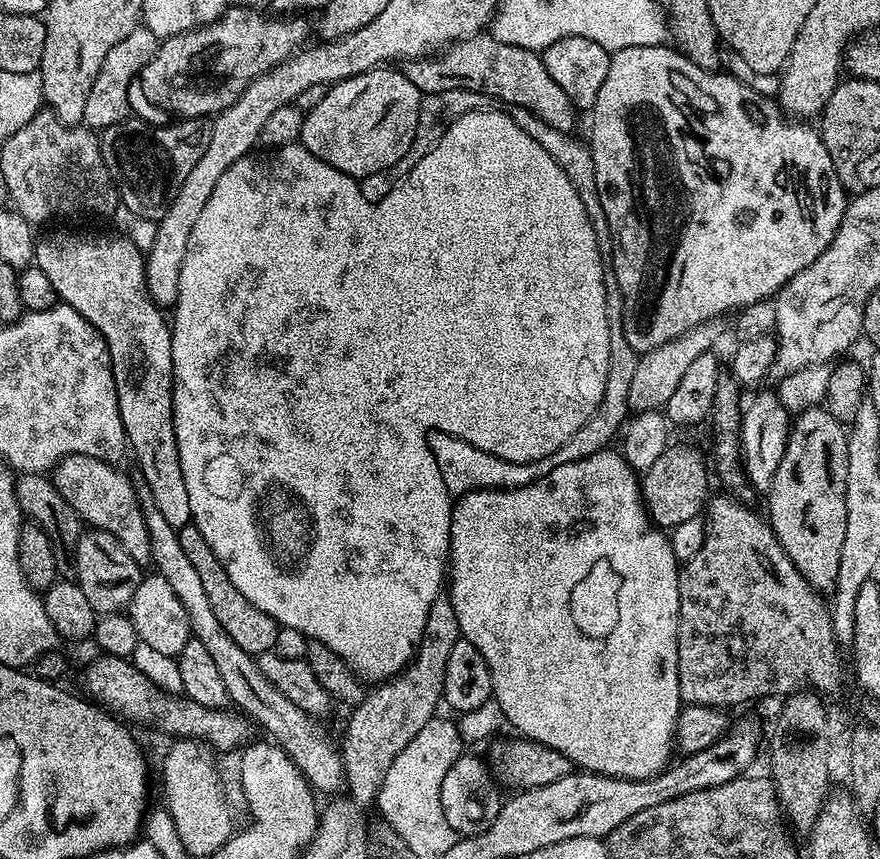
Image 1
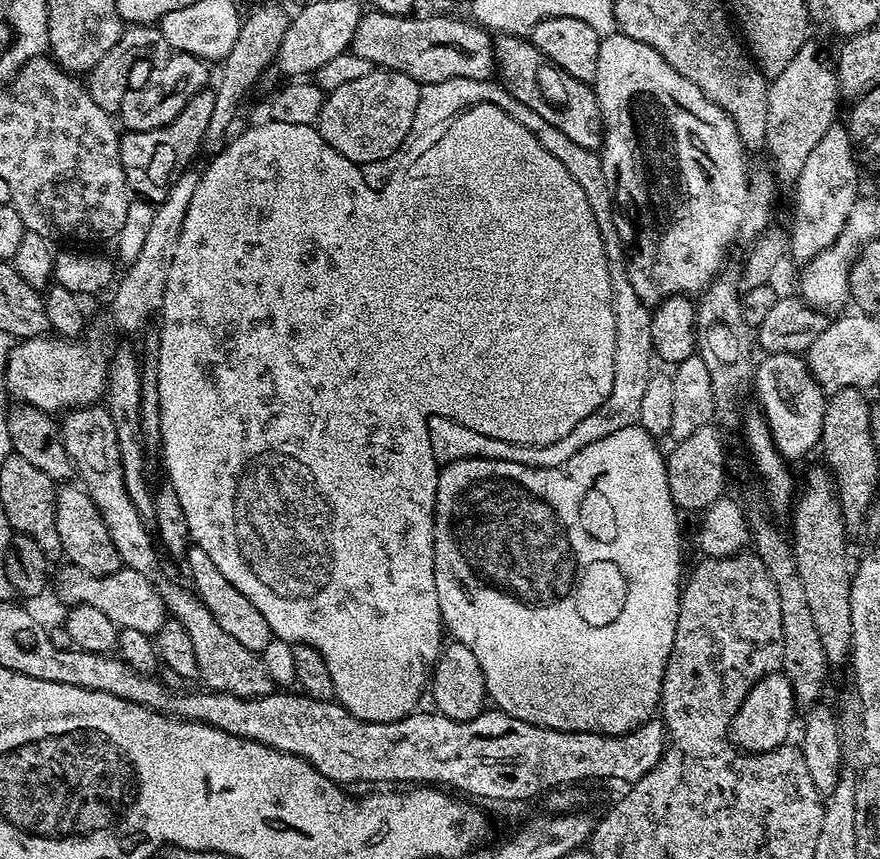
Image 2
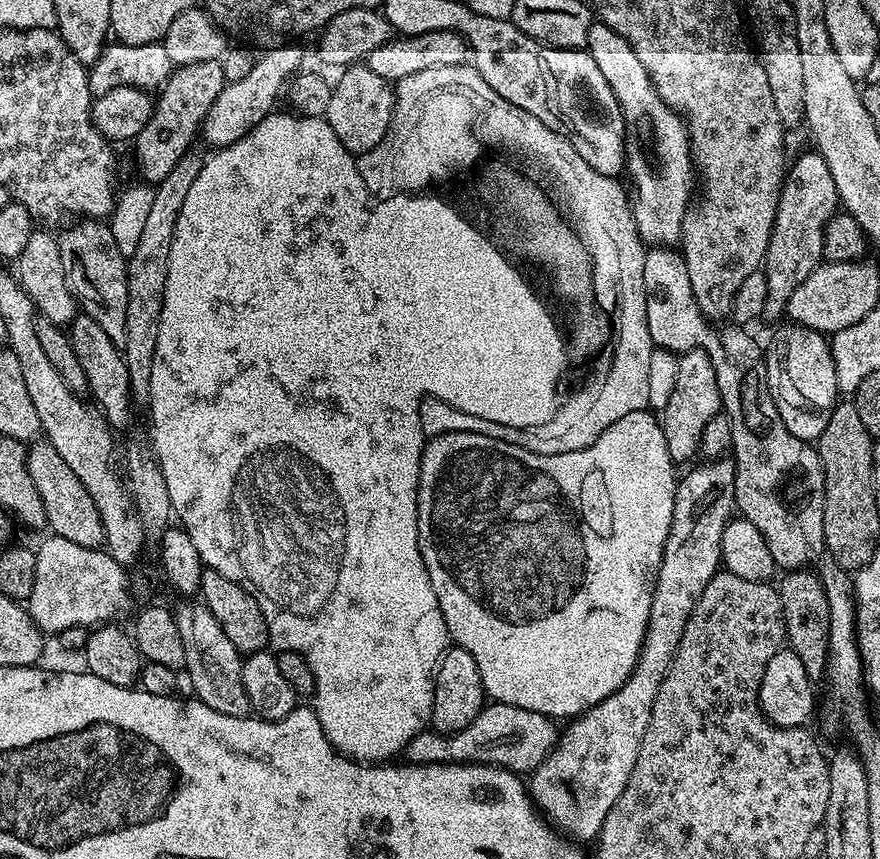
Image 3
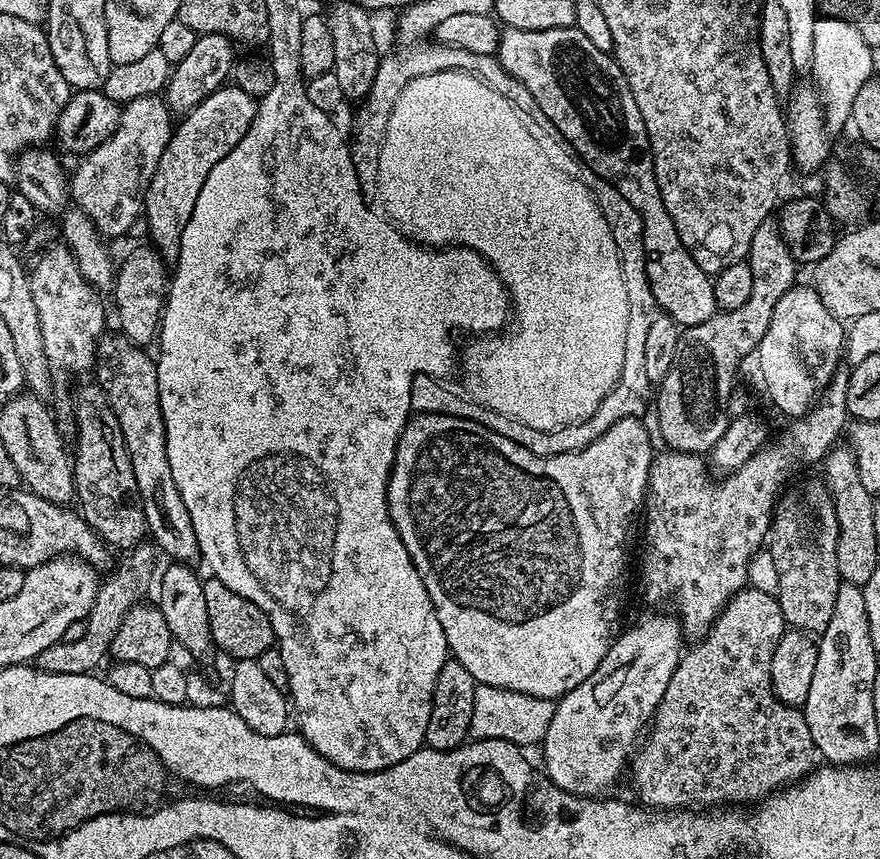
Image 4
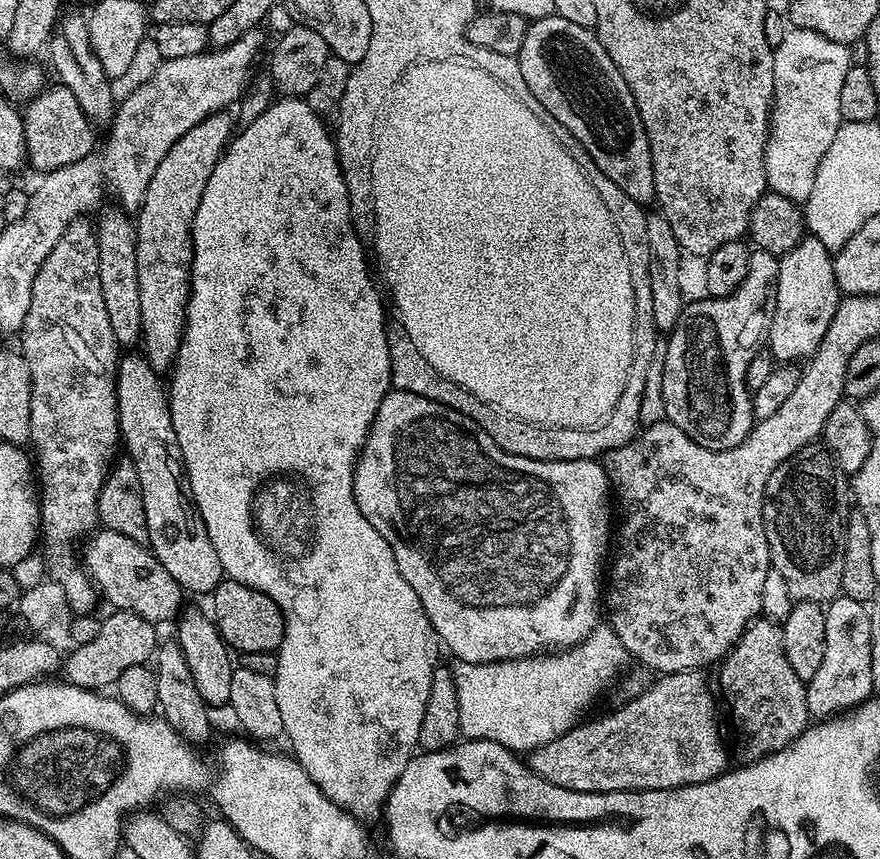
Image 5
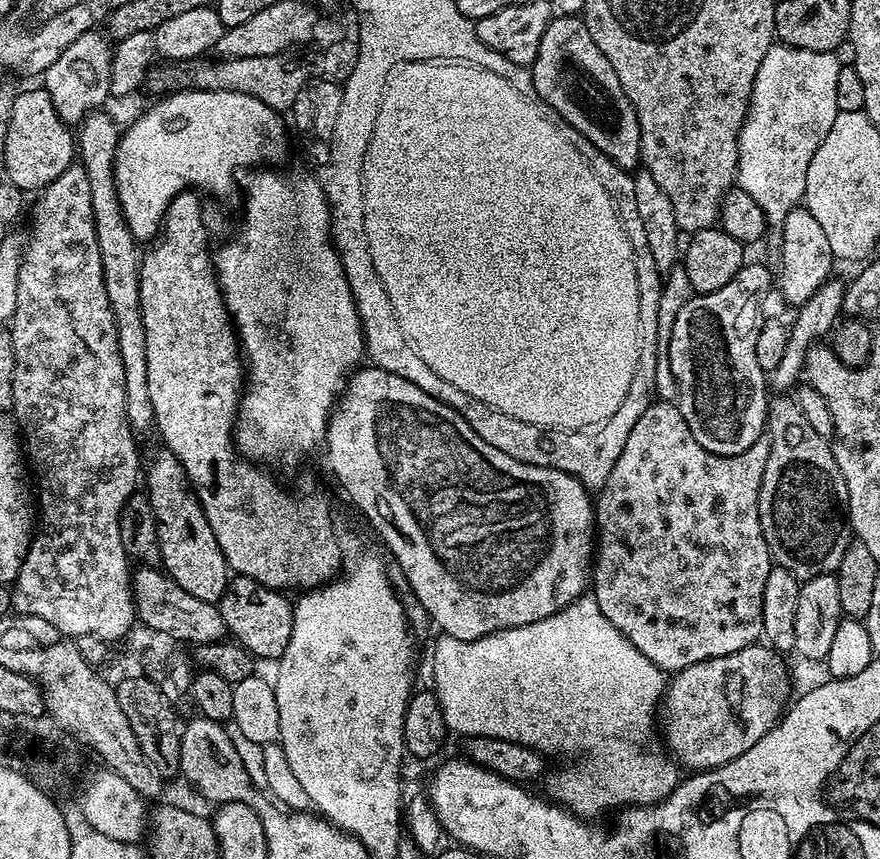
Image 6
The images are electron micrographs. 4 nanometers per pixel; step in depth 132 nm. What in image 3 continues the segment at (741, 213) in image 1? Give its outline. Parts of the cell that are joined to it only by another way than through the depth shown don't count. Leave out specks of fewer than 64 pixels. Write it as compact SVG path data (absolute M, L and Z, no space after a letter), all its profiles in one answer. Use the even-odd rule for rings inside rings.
M593 22L586 51L598 62L606 82L610 82L628 124L630 143L626 148L626 172L632 175L630 199L640 240L653 248L679 245L684 235L684 219L693 203L692 187L698 184L688 125L681 113L662 100L630 42L610 30L610 26Z

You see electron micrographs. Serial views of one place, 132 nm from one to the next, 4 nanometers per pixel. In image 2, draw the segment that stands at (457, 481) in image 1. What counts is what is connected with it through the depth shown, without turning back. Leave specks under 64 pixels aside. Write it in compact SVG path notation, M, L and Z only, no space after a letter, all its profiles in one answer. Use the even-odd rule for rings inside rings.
M622 292L622 294L618 294L618 298L612 298L612 309L614 310L614 320L616 321L614 386L610 390L606 402L602 402L602 406L598 406L598 410L594 410L594 414L590 414L590 418L582 418L582 422L578 422L578 426L574 430L570 430L570 434L566 434L566 438L541 448L502 442L498 438L490 438L483 430L476 430L476 432L436 432L436 430L432 430L429 431L428 437L430 438L430 450L434 454L437 465L443 466L467 456L477 456L478 458L490 458L491 460L509 460L510 462L525 464L531 468L562 466L562 462L566 462L566 458L574 458L574 454L578 454L578 450L582 450L582 446L590 446L590 442L598 442L598 438L606 438L606 434L614 434L614 430L622 430L622 426L630 426L637 423L638 409L642 407L642 394L646 394L646 382L654 375L654 367L652 368L654 353L649 328L652 321L652 312L647 305L640 301L638 294L630 294L630 292Z

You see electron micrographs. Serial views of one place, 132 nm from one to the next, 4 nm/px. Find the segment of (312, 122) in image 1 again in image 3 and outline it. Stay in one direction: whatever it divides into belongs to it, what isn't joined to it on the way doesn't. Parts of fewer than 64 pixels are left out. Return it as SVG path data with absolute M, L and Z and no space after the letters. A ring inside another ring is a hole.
M367 63L349 64L339 73L340 81L332 84L332 97L326 117L328 125L338 134L338 140L353 154L372 152L381 147L388 138L392 116L396 110L396 94L386 78L374 74Z

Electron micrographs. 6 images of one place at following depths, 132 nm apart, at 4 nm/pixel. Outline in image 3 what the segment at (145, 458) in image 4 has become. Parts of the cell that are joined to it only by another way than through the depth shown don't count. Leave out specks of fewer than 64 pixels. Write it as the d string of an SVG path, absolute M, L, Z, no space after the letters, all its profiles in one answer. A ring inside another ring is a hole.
M77 314L72 319L67 333L69 342L74 346L74 354L78 354L78 363L86 374L88 392L100 415L113 429L130 427L134 401L130 374L126 370L123 351L116 348L114 342L110 342L110 334L106 334L106 330L102 330L102 326L98 326L98 322L94 322L94 318L83 314Z

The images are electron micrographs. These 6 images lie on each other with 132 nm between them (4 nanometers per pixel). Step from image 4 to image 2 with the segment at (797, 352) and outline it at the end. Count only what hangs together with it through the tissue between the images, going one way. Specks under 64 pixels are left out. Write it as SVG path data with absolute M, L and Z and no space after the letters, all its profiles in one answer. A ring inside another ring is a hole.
M773 352L763 358L765 360L761 364L759 361L754 368L754 392L756 388L756 396L760 399L758 407L764 413L776 449L785 460L795 462L820 443L826 393L818 386L803 355Z

